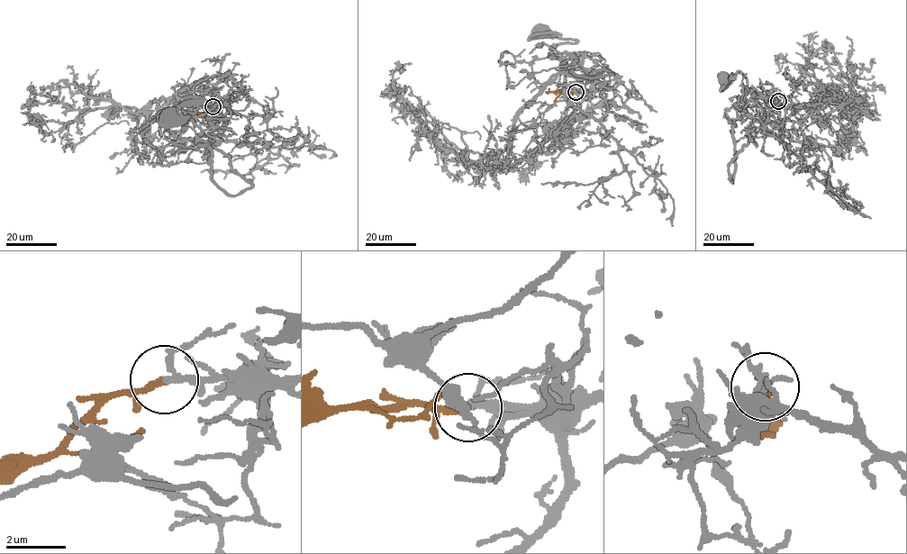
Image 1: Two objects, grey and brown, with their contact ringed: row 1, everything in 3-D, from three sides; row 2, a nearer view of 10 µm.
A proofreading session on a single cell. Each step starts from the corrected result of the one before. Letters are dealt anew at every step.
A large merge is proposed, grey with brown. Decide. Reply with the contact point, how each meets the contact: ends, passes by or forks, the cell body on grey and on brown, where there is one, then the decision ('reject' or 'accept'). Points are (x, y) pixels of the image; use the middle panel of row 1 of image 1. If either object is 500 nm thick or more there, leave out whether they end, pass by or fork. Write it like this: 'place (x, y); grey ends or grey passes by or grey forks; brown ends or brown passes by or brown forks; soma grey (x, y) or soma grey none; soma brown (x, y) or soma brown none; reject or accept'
place (575, 92); grey passes by; brown ends; soma grey (539, 30); soma brown none; accept

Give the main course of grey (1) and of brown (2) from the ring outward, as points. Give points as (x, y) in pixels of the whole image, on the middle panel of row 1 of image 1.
1: (575, 92), (594, 91), (590, 69), (577, 59), (566, 65), (549, 54), (560, 43), (575, 41), (539, 31)
2: (575, 92), (553, 92), (555, 94), (558, 86)

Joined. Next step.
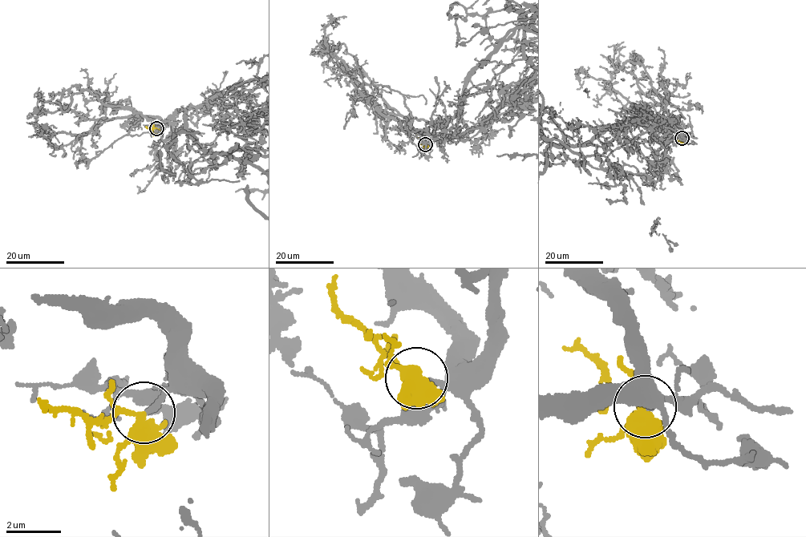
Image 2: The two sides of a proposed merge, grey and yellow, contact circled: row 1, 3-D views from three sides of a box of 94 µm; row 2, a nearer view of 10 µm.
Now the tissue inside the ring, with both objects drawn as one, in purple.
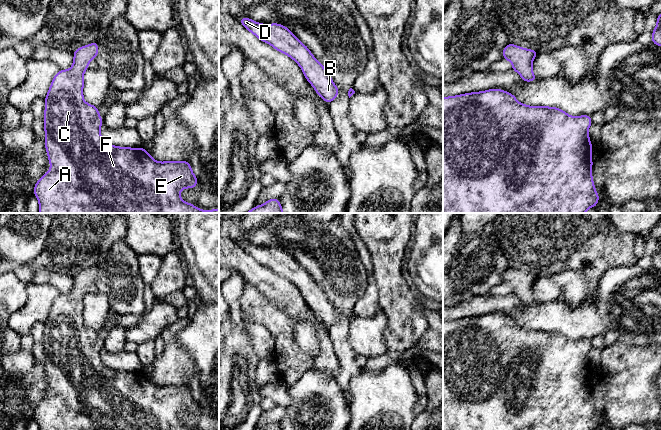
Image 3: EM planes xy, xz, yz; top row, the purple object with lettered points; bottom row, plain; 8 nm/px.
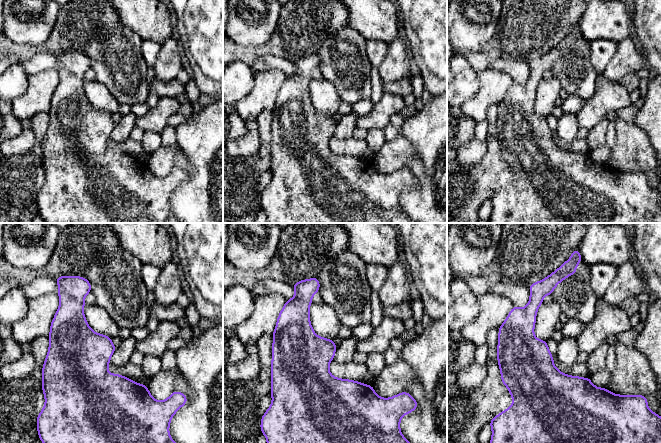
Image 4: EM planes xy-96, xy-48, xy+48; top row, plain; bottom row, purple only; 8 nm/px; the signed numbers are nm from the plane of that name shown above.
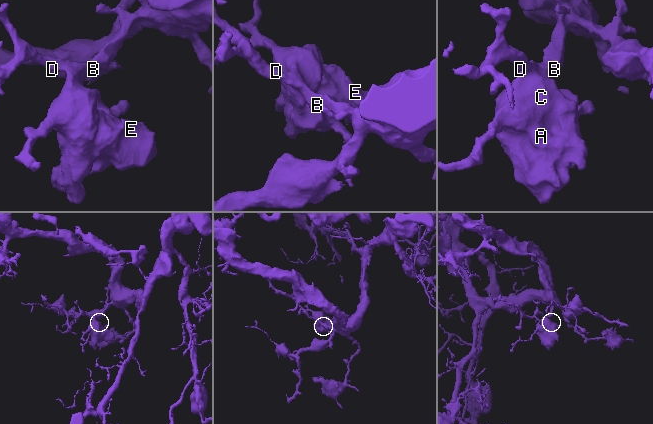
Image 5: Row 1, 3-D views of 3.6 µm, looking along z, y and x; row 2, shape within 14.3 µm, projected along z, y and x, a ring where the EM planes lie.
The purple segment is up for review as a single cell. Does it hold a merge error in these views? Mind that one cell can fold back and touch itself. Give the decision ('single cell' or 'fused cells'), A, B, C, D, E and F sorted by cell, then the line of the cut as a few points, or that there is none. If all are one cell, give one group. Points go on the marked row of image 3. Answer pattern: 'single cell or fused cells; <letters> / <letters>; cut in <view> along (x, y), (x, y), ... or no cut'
single cell; A B C D E F; no cut

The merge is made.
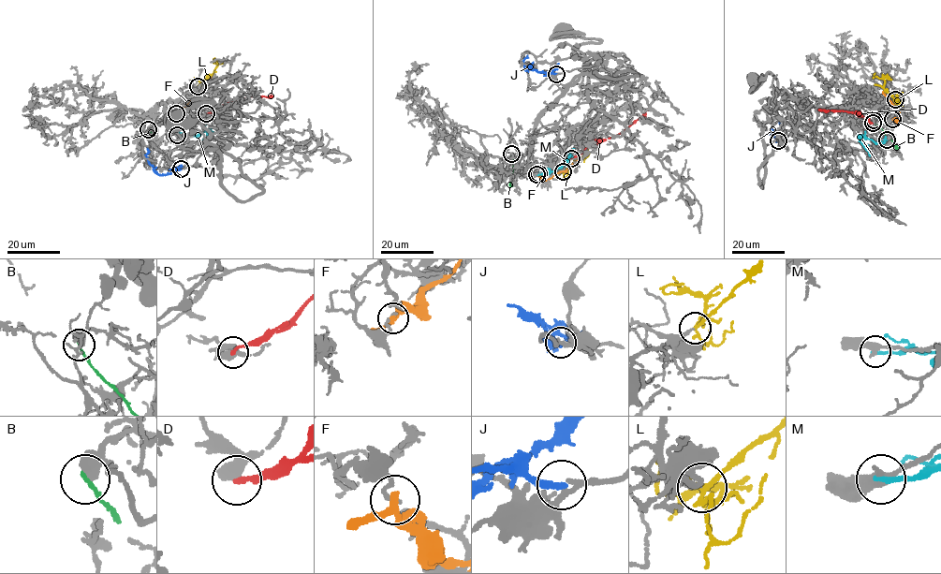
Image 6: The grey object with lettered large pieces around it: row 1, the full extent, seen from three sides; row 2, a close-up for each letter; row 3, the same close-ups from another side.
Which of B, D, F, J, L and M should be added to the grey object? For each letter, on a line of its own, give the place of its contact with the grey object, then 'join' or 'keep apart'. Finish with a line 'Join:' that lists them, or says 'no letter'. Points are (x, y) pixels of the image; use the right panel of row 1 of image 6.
B: meets grey at (874, 120); keep apart
D: meets grey at (873, 123); keep apart
F: meets grey at (892, 119); keep apart
J: meets grey at (778, 140); keep apart
L: meets grey at (895, 99); join
M: meets grey at (887, 139); keep apart
Join: L

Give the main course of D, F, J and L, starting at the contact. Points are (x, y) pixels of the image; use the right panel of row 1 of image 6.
D: (873, 123), (855, 111), (818, 110)
F: (893, 119), (899, 119), (898, 112), (883, 92)
J: (778, 139), (776, 131), (781, 126), (774, 108)
L: (895, 99), (884, 89), (885, 80), (873, 77)

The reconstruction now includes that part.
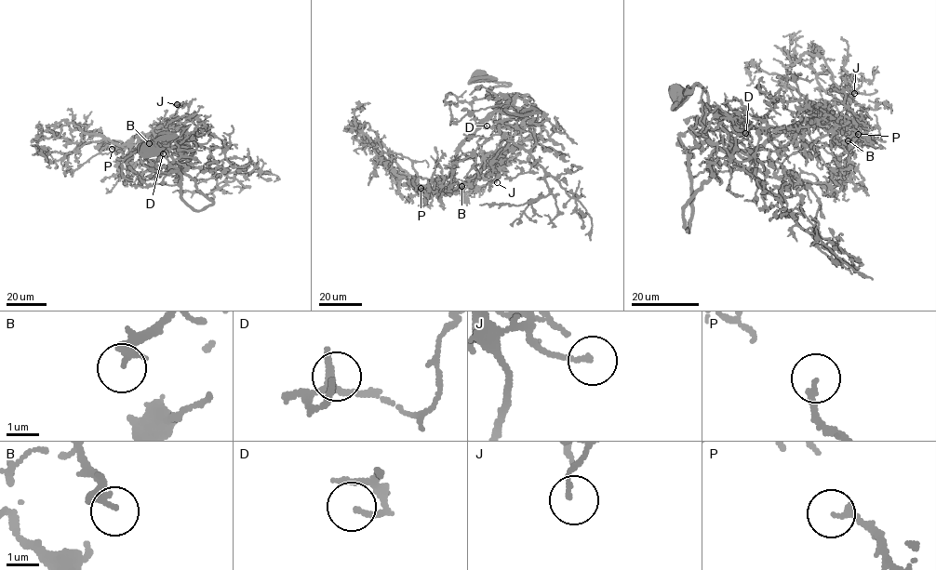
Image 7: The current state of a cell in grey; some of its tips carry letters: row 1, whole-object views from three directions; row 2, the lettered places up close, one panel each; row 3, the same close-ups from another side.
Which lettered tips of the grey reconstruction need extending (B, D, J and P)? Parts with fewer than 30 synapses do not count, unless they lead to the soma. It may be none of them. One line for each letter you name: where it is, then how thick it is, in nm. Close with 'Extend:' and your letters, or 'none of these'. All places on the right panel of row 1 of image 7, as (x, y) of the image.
B: at (848, 140); 320 nm thick
Extend: B

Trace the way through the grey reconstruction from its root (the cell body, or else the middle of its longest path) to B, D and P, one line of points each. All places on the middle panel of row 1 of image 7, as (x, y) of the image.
B: (478, 75), (509, 85), (495, 86), (487, 95), (501, 106), (459, 147), (453, 174), (461, 186)
D: (478, 75), (508, 84), (495, 86), (487, 96), (502, 104), (510, 99), (526, 118), (522, 128), (487, 125)
P: (478, 75), (509, 85), (487, 96), (501, 106), (459, 147), (454, 170), (434, 193), (421, 188)

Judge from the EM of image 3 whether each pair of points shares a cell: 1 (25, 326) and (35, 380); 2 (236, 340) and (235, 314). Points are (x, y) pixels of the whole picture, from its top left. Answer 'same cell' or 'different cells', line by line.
1: different cells
2: different cells

